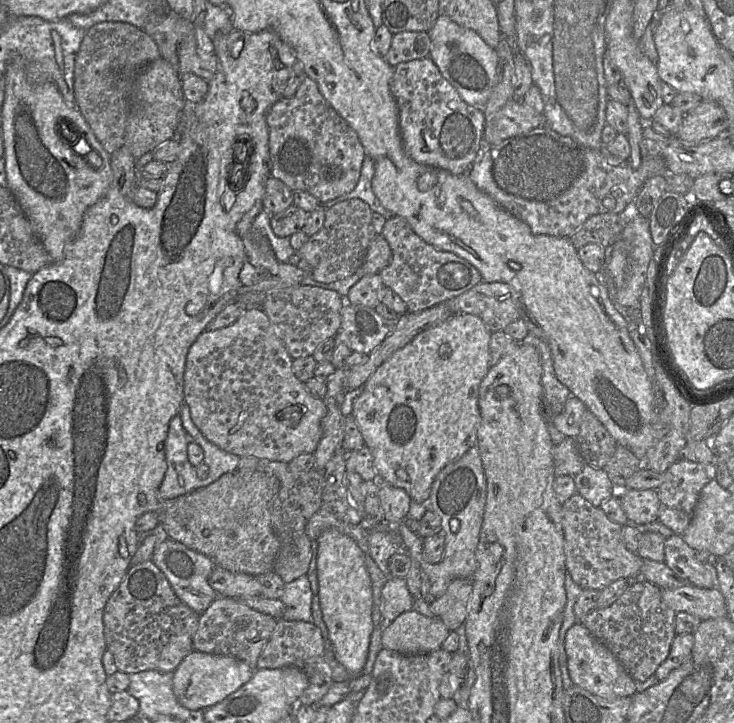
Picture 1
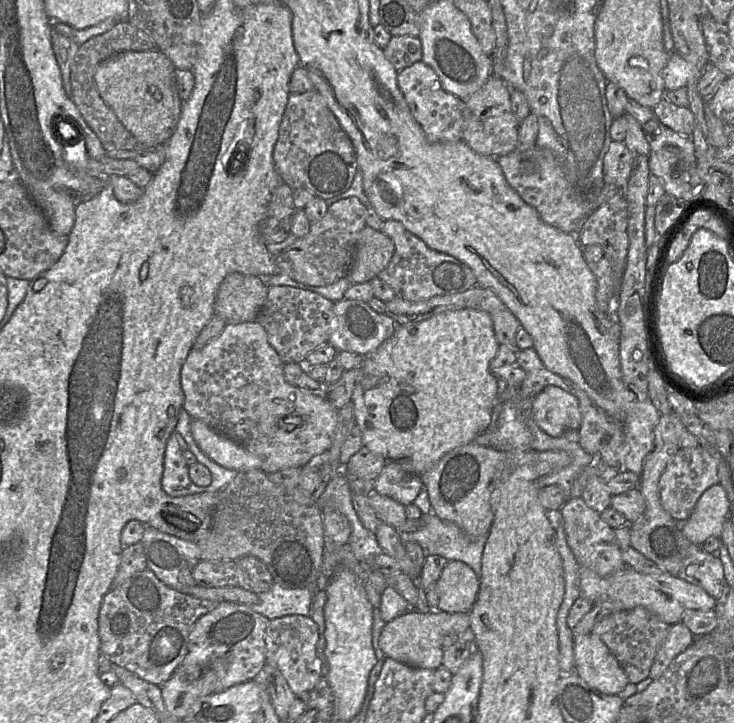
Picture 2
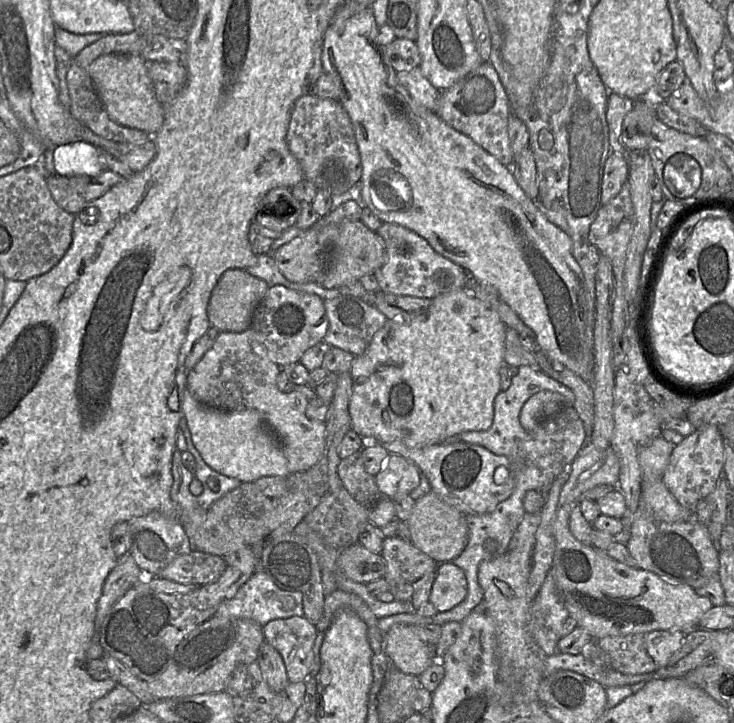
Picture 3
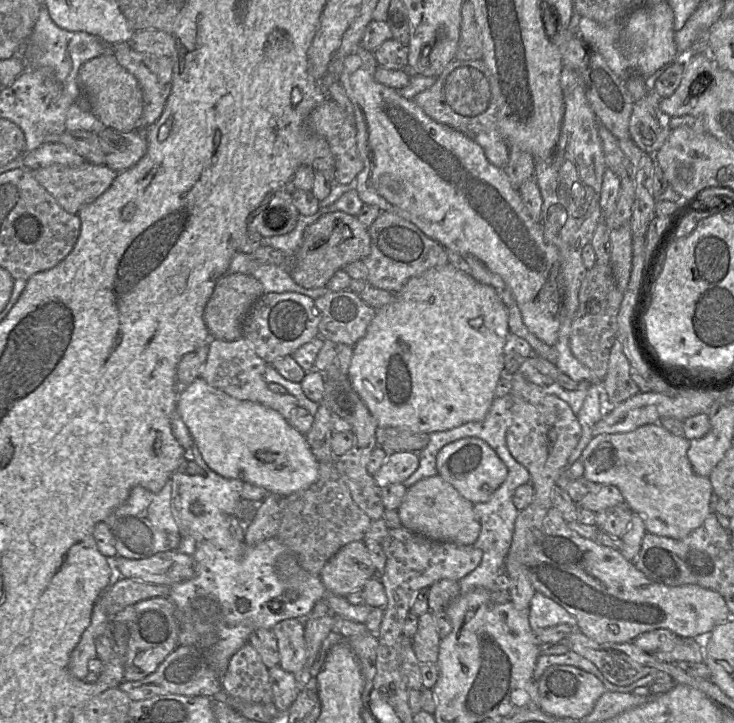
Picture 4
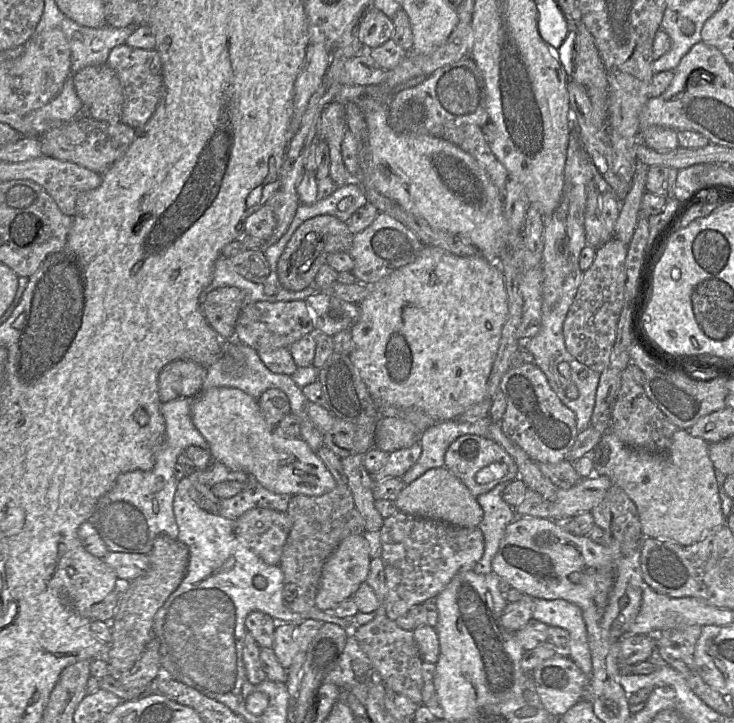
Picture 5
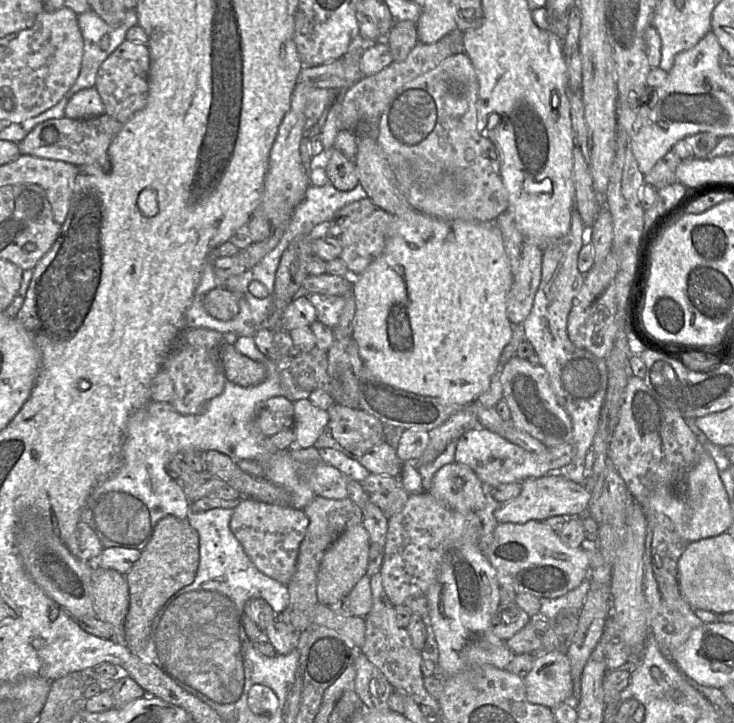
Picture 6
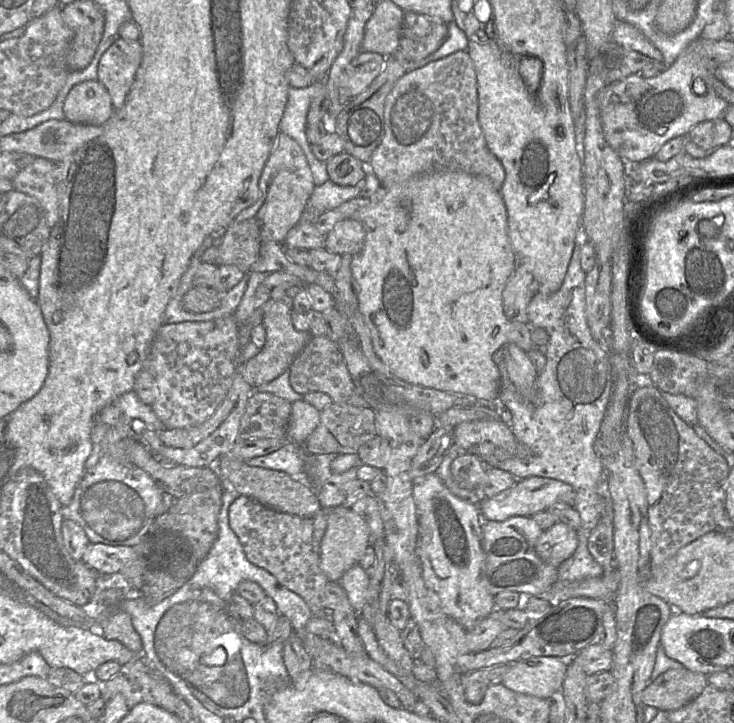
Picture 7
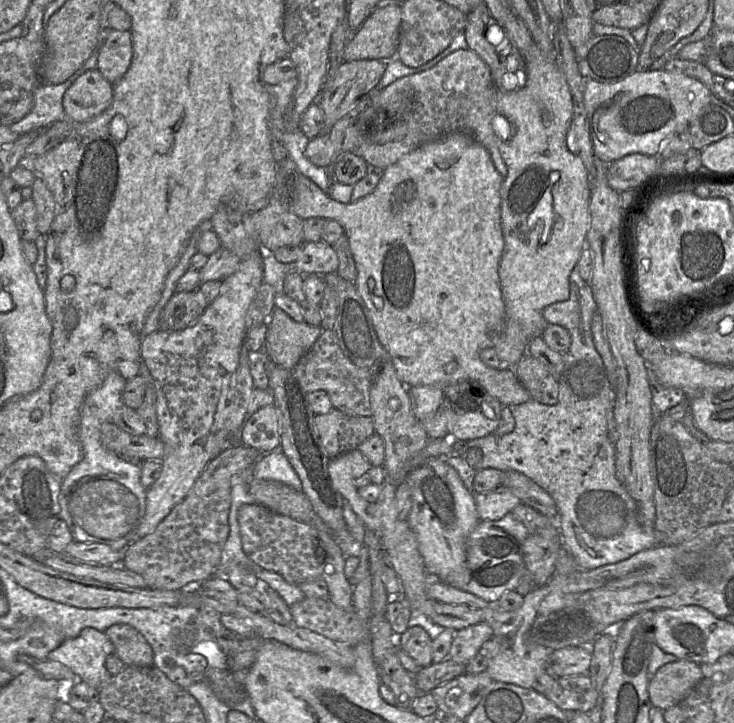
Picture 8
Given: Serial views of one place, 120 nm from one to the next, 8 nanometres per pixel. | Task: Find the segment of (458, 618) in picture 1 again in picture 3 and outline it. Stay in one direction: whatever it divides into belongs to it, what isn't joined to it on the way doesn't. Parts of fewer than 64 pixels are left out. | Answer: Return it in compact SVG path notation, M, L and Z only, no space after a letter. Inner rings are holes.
M444 562L438 566L429 601L438 612L446 612L459 605L467 592L467 579L463 570L453 562Z

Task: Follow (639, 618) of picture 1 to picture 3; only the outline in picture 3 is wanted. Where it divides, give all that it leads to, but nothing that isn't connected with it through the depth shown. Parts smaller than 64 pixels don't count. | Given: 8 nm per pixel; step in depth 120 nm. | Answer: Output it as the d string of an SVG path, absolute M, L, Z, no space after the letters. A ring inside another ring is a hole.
M645 634L607 636L597 639L597 643L609 655L615 670L621 674L649 674L657 670L646 648Z

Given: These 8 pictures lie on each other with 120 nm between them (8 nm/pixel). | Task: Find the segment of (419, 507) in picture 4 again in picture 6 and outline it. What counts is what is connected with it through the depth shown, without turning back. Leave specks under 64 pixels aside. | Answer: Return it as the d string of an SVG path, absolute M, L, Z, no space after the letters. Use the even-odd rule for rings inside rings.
M453 462L436 472L428 493L453 510L476 513L485 508L487 492L469 466Z

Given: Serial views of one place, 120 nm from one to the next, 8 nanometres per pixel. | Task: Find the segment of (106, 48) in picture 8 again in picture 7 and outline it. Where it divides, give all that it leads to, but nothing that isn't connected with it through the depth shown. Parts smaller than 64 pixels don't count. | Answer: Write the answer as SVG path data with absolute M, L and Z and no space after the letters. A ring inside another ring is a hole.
M118 37L103 53L97 68L97 80L107 89L114 110L124 105L141 59L140 41L122 37Z

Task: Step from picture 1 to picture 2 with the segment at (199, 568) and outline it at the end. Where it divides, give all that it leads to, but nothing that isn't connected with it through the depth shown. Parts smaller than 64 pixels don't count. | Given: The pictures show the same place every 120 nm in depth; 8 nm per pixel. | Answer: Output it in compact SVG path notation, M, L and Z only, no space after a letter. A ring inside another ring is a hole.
M146 526L140 542L146 552L147 568L167 586L187 594L191 587L197 585L192 571L201 561L201 551L196 543L161 532L150 526Z

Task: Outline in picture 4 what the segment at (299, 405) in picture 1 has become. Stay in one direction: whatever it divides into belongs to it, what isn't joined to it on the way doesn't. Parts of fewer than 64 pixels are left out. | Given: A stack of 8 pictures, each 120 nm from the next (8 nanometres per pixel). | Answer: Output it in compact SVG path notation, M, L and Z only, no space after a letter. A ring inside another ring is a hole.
M243 336L234 341L211 339L200 378L234 398L261 403L279 412L287 420L292 409L298 406L298 400L289 393L281 395L269 389L264 377L267 366L268 363L257 355L252 345Z

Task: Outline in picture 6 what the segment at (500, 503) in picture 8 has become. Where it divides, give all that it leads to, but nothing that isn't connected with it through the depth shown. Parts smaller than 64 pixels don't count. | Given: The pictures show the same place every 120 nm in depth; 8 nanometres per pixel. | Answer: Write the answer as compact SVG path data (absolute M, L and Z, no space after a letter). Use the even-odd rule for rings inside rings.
M559 475L528 478L521 482L520 494L515 499L501 504L494 516L498 523L517 524L530 520L542 522L553 516L580 518L586 514L590 498L590 491L585 484L573 482Z

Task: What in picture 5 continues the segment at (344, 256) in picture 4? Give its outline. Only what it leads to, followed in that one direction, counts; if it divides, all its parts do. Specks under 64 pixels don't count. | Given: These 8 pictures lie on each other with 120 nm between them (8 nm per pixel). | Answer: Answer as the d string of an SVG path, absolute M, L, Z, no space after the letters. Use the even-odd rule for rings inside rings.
M321 215L305 221L295 231L278 261L278 278L283 288L300 291L310 285L315 285L315 277L320 267L327 263L331 253L349 251L354 234L345 221L336 216Z

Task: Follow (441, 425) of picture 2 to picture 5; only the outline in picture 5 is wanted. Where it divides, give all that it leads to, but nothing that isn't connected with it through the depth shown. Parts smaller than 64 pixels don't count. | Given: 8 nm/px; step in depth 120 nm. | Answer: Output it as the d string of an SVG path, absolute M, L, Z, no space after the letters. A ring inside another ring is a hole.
M425 245L413 262L395 270L374 284L366 285L369 287L369 294L359 304L360 318L351 328L352 351L350 358L372 398L383 399L398 407L417 407L426 411L436 421L447 421L457 419L469 407L481 402L486 397L488 380L497 357L503 327L509 312L505 279L498 264L490 262L482 255L460 257L439 247Z

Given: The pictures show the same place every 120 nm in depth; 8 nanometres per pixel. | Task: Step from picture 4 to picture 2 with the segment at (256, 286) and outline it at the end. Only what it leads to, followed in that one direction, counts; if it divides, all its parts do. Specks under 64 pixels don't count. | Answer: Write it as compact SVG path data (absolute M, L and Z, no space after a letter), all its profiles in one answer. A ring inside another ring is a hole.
M230 273L219 286L215 314L227 324L255 321L267 300L268 289L258 276Z

